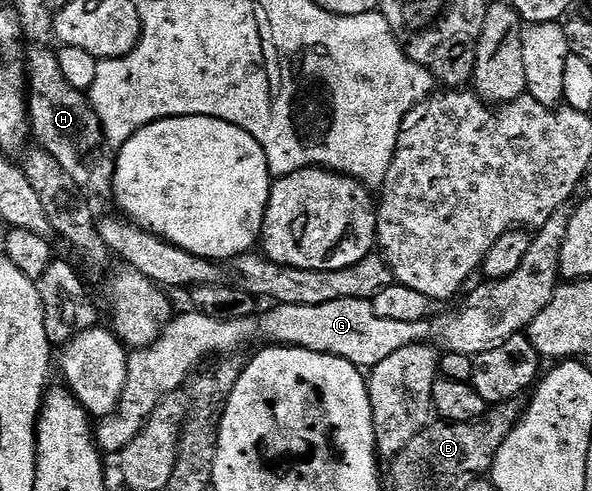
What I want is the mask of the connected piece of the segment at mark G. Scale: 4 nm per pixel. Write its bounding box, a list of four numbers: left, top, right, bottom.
[95,209,570,456]

